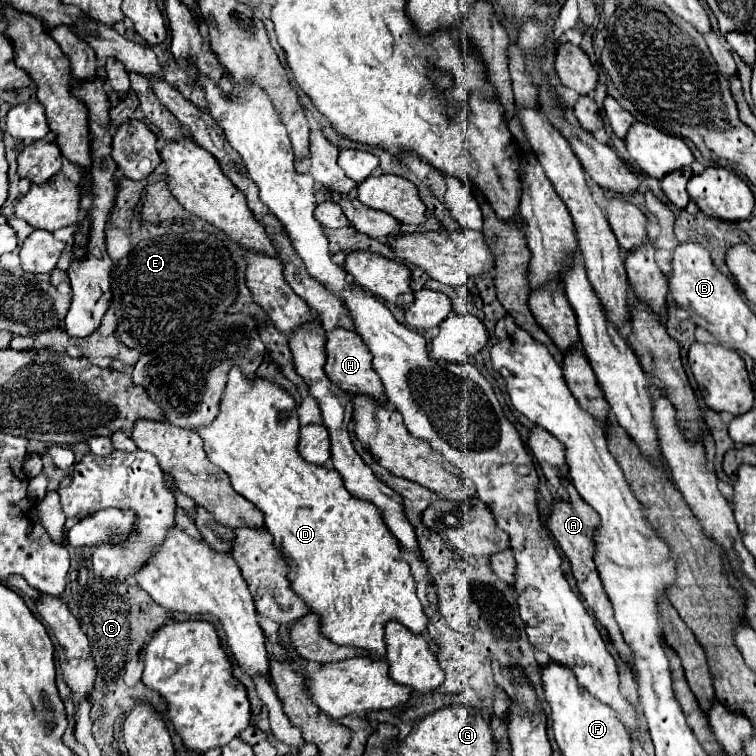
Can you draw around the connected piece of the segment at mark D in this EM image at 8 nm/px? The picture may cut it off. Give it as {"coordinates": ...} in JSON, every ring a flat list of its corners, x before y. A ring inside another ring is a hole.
{"coordinates":[[234,366,230,372,228,372,228,384,226,384,226,390,220,398,220,412,216,416,216,420,212,420,212,424,208,426,202,426,198,428,196,432,200,434,200,438,204,440,204,450,210,458,210,462,214,462,216,466,220,466,228,476,230,476,230,482,232,482,232,488,244,496,246,500,250,500,256,508,262,510,264,514,264,520,266,520,266,528,268,532,274,536,274,544,282,550,284,558,288,560,288,580,292,584,292,588,296,590,296,594,312,608,312,612,316,612,320,616,320,622,322,622,322,634,326,638,330,638,334,644,340,644,340,646,356,646,356,648,364,648,370,652,370,656,374,654,374,658,384,658,386,654,386,642,384,642,384,624,388,620,402,620,402,624,412,630,412,632,424,632,426,628,426,614,424,614,424,608,422,608,422,602,418,600,416,596,416,582,410,574,410,566,400,558,400,544,396,540,396,536,388,530,388,526,384,524,382,516,380,516,380,510,368,502,368,500,360,500,360,498,354,498,346,488,344,488,344,482,342,482,342,476,336,472,336,470,330,470,330,468,324,468,324,466,316,466,316,464,308,464,300,454,298,454,298,430,300,430,300,424,298,424,298,414,296,414,296,402,290,394,286,394,286,390,282,386,278,386,276,382,272,380,266,380,266,378,260,378,260,376,244,376,240,366]]}

